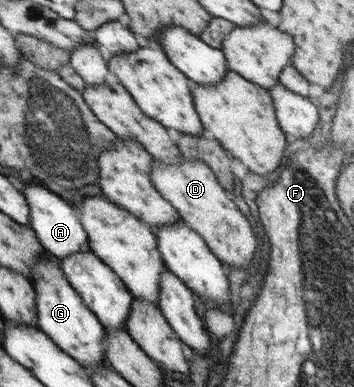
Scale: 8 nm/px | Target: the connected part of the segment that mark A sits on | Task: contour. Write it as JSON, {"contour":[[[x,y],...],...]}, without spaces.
{"contour":[[[37,184],[18,185],[25,196],[29,208],[29,226],[36,233],[40,244],[44,249],[60,261],[75,255],[79,251],[92,251],[89,248],[87,232],[79,221],[78,214],[69,203],[65,203],[59,195],[43,189]]]}

